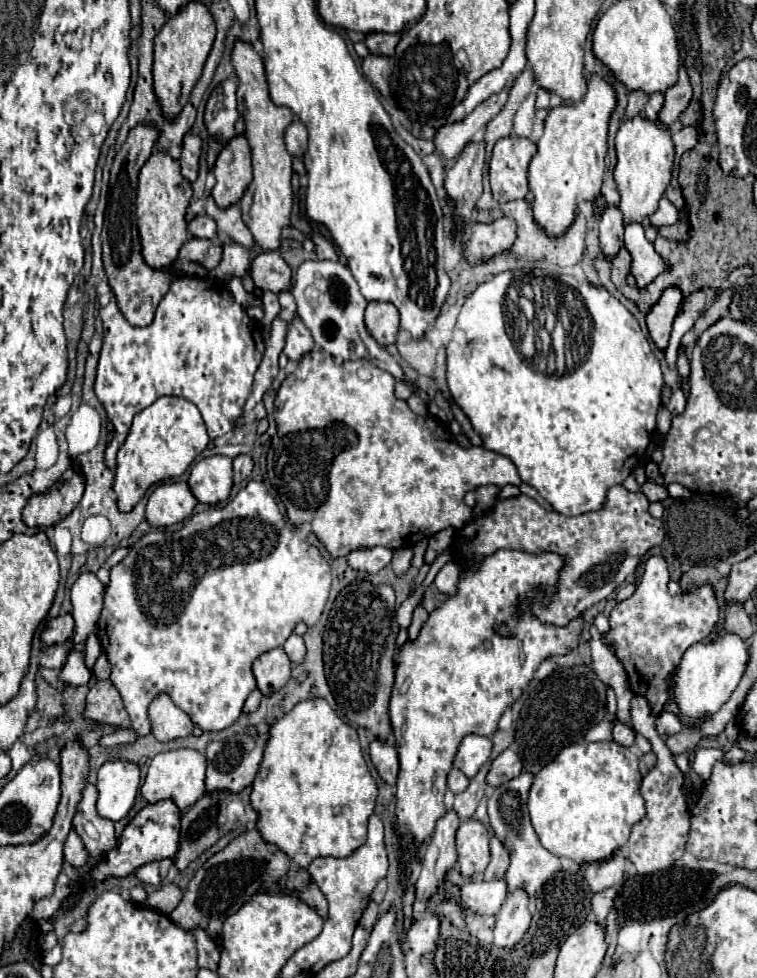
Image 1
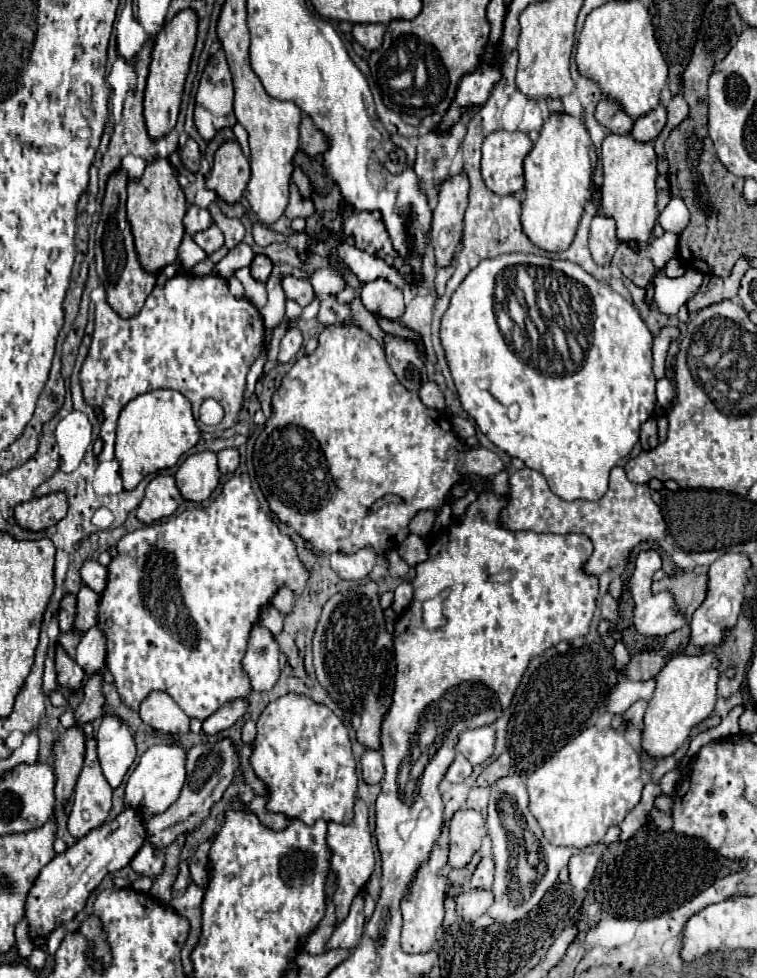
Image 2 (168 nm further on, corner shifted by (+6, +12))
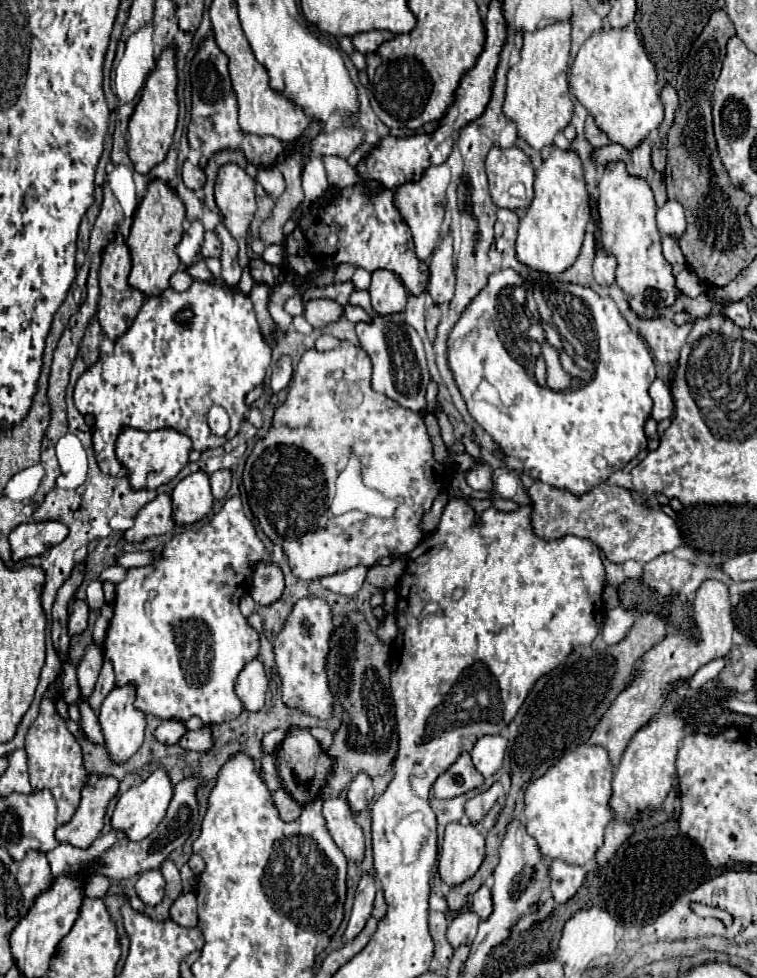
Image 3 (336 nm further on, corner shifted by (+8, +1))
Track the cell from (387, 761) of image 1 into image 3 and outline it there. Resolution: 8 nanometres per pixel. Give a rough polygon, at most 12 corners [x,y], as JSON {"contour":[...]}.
{"contour":[[359,773],[347,789],[347,803],[361,813],[373,799],[373,781]]}

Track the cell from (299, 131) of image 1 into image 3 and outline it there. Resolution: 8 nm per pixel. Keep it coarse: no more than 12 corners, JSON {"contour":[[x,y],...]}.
{"contour":[[332,114],[311,142],[315,155],[347,159],[363,133]]}

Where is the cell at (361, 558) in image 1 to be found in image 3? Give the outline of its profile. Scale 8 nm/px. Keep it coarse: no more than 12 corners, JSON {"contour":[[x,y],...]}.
{"contour":[[357,565],[321,577],[321,585],[339,595],[355,595],[367,569]]}

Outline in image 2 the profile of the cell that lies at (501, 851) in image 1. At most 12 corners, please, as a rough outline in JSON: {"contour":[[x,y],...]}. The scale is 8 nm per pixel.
{"contour":[[483,856],[473,872],[473,888],[491,888],[495,862]]}

